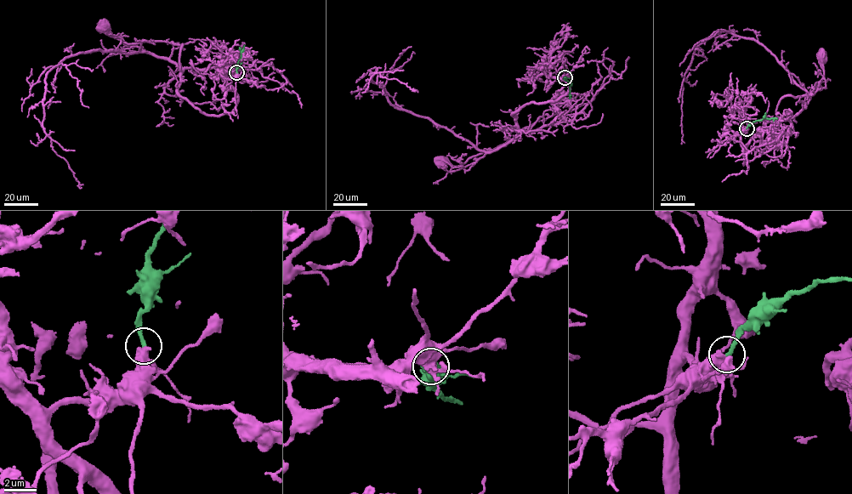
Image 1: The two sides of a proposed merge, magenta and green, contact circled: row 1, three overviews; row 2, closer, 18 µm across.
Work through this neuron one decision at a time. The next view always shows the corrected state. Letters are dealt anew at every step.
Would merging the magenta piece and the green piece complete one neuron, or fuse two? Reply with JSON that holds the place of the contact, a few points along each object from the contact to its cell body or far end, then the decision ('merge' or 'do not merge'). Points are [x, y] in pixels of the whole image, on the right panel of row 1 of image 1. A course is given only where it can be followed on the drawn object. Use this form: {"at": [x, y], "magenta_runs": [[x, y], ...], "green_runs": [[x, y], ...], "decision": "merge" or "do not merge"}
{"at": [746, 128], "magenta_runs": [[746, 128], [741, 129], [743, 146], [763, 130], [788, 134], [789, 119], [826, 87], [821, 56]], "green_runs": [[746, 128], [752, 122], [763, 118], [777, 118]], "decision": "merge"}

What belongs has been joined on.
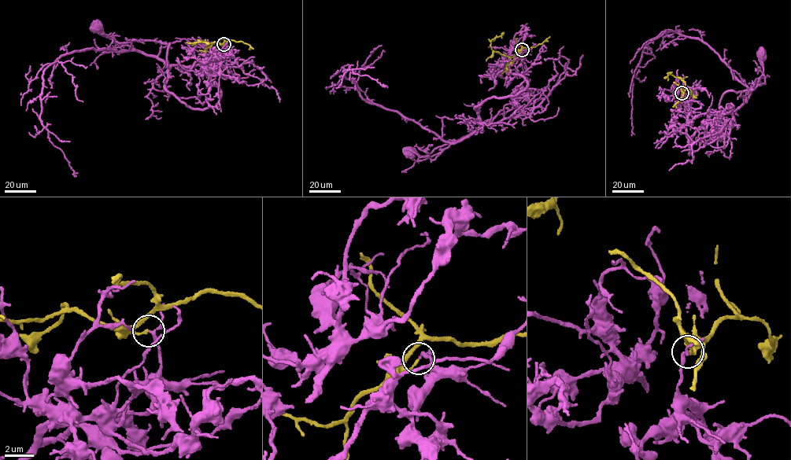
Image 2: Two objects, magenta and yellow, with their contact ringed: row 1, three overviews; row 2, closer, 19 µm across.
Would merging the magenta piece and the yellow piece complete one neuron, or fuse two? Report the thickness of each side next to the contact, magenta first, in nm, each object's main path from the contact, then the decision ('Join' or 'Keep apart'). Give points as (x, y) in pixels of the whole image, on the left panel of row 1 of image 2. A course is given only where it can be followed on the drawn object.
Thickness 200 nm (magenta) against 160 nm. Course of magenta: (223, 44), (224, 49), (203, 61), (219, 88), (203, 71), (208, 62), (171, 65), (117, 44), (96, 27). Course of yellow: (223, 44), (201, 41), (194, 44), (208, 43). Keep apart

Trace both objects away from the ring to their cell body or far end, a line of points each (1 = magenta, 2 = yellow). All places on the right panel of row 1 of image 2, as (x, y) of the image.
1: (681, 93), (681, 101), (689, 110), (689, 138), (707, 123), (730, 126), (731, 112), (765, 82), (761, 54)
2: (681, 93), (687, 89), (680, 78), (669, 73), (664, 78)

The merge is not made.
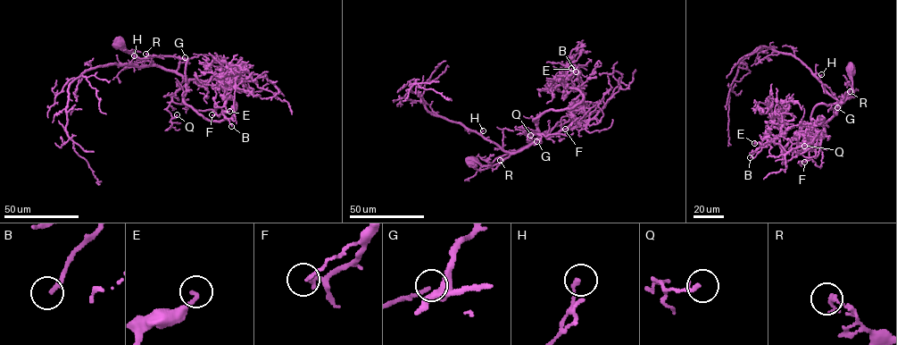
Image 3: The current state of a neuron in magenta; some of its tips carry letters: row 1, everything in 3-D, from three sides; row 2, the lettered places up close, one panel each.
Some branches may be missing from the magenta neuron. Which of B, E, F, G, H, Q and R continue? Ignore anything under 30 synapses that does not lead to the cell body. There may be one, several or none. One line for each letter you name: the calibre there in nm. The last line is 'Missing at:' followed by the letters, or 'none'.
B: 220 nm
Missing at: B

